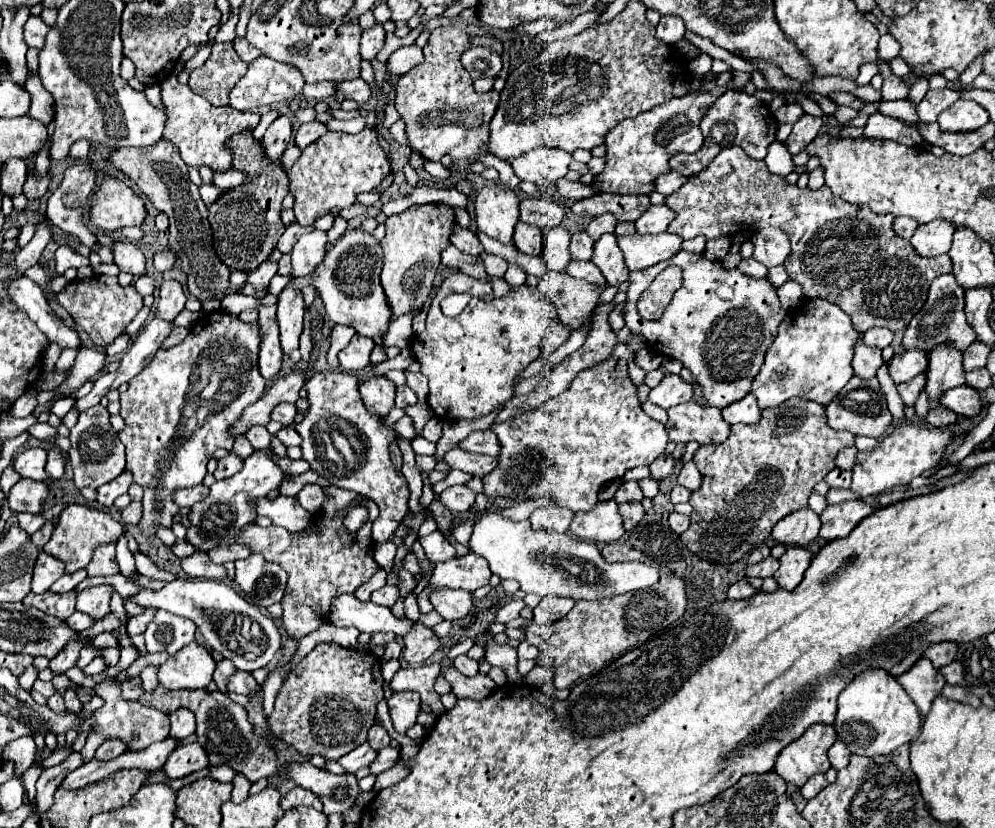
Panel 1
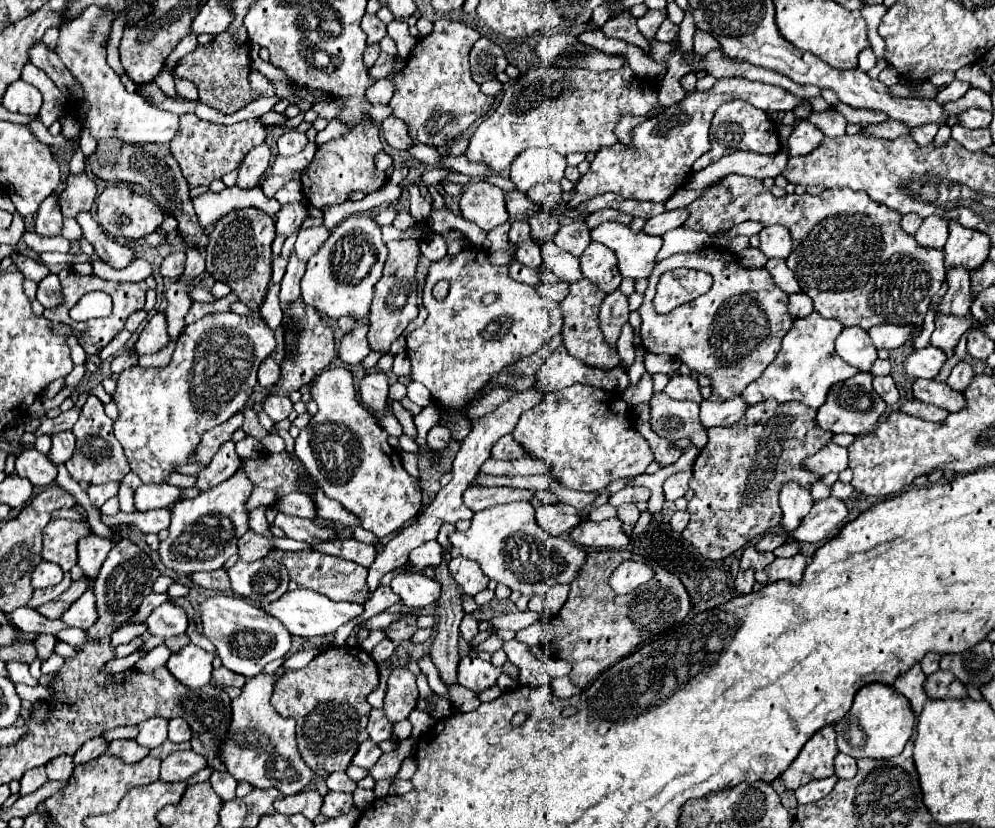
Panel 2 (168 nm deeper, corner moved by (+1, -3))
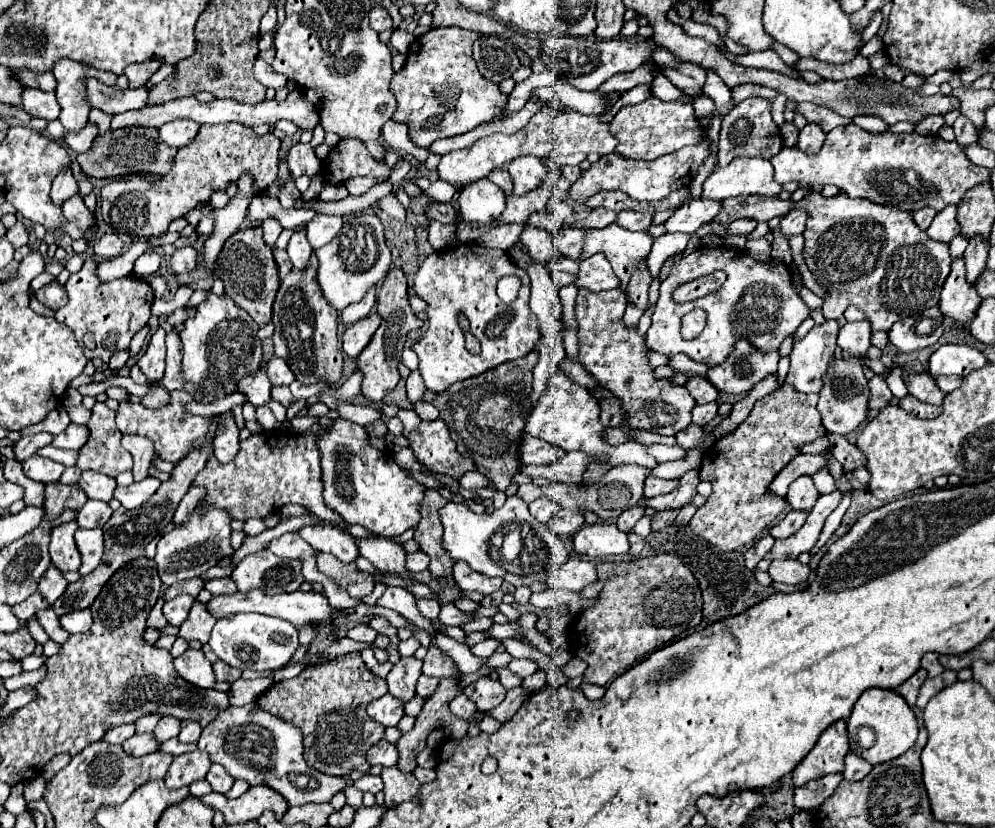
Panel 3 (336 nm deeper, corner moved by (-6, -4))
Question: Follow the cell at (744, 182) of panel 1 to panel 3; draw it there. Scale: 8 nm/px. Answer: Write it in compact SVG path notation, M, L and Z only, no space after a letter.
M810 192L800 202L752 194L726 198L720 214L710 224L728 226L740 218L768 222L770 218L786 216L794 208L804 208L808 212L804 260L816 282L828 294L822 304L824 318L832 318L844 326L844 312L854 304L866 314L872 330L890 330L900 318L922 314L938 304L940 290L952 266L948 244L930 240L928 234L916 226L912 214L900 208L866 202L862 198L848 198L844 192L832 198L824 198L820 192Z

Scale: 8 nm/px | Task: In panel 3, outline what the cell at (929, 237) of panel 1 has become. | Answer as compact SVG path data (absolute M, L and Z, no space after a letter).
M948 206L944 208L942 212L936 214L936 218L932 220L930 228L926 230L926 234L932 238L932 240L938 240L938 242L950 242L956 234L960 232L960 226L956 222L956 206Z

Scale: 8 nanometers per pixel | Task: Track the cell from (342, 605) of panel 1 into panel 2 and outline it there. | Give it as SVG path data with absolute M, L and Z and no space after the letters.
M299 587L295 591L287 591L277 601L267 603L267 605L261 603L259 607L265 609L269 615L277 617L289 629L291 635L295 635L295 637L307 637L307 639L333 635L339 629L339 625L343 625L349 619L361 615L361 609L363 609L363 605L359 605L359 603L349 603L349 601L339 601L337 603L337 601L331 601L329 597L317 593L317 591L303 589L303 587Z

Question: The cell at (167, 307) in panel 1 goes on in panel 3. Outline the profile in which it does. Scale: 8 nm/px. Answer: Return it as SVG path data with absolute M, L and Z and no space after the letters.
M158 328L150 338L150 344L148 344L144 356L138 360L138 366L146 374L148 382L156 382L164 376L164 366L166 366L164 336L166 336L166 330Z

